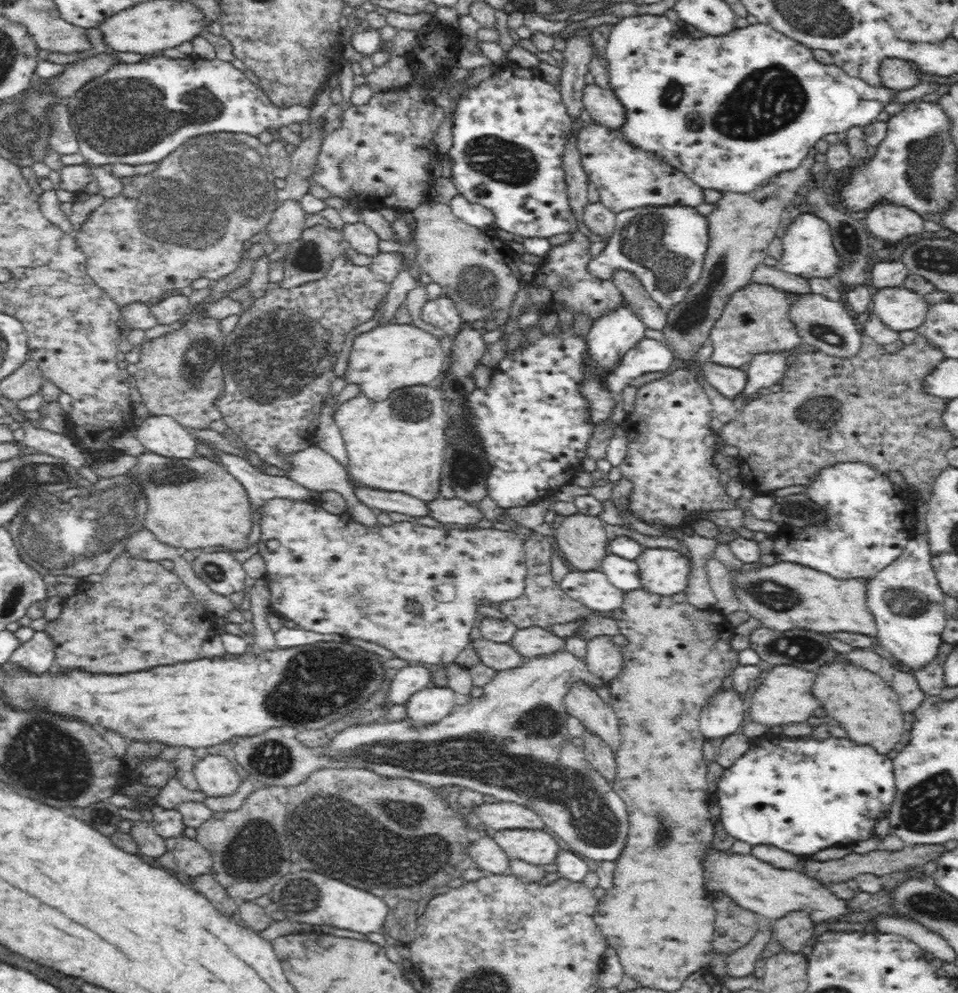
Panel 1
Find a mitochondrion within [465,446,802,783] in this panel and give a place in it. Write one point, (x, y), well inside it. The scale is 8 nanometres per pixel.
(540, 720)

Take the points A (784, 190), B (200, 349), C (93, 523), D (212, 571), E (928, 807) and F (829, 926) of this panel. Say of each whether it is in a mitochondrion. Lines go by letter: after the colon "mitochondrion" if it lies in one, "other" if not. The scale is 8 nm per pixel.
A: other
B: mitochondrion
C: mitochondrion
D: mitochondrion
E: mitochondrion
F: other

